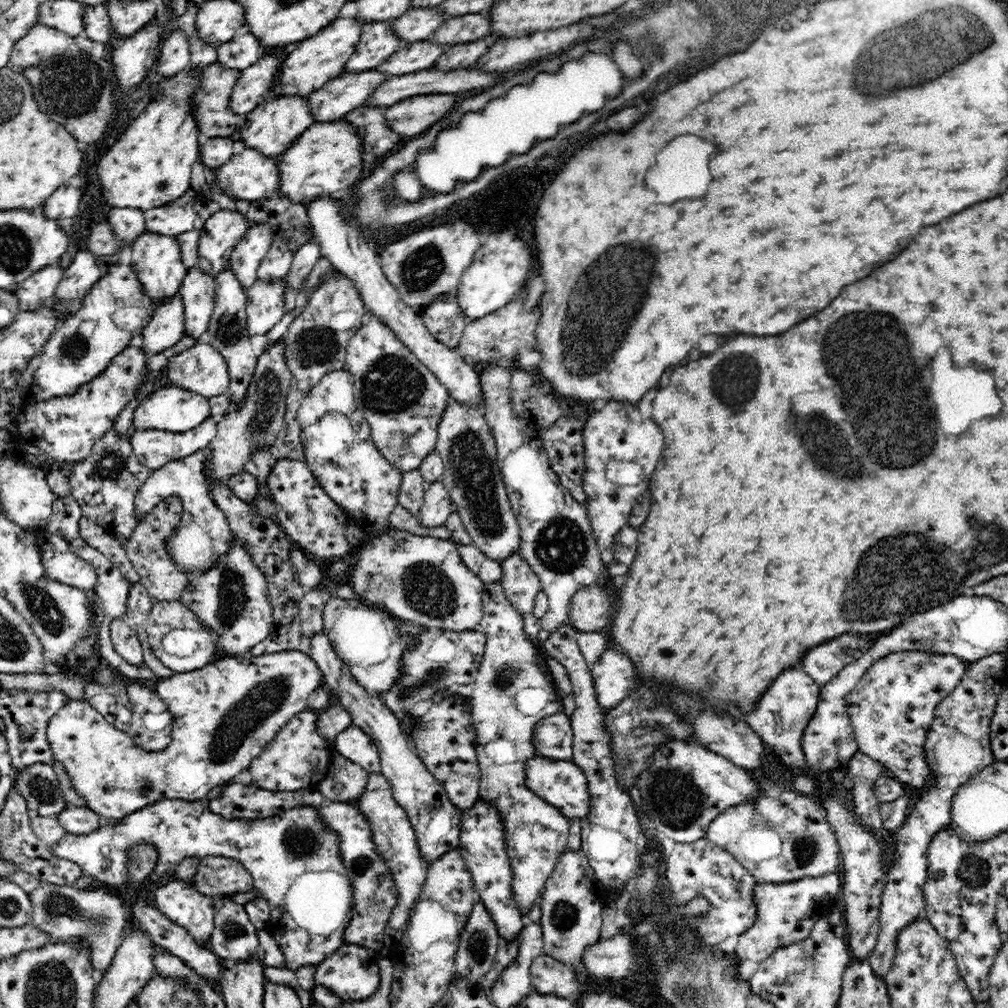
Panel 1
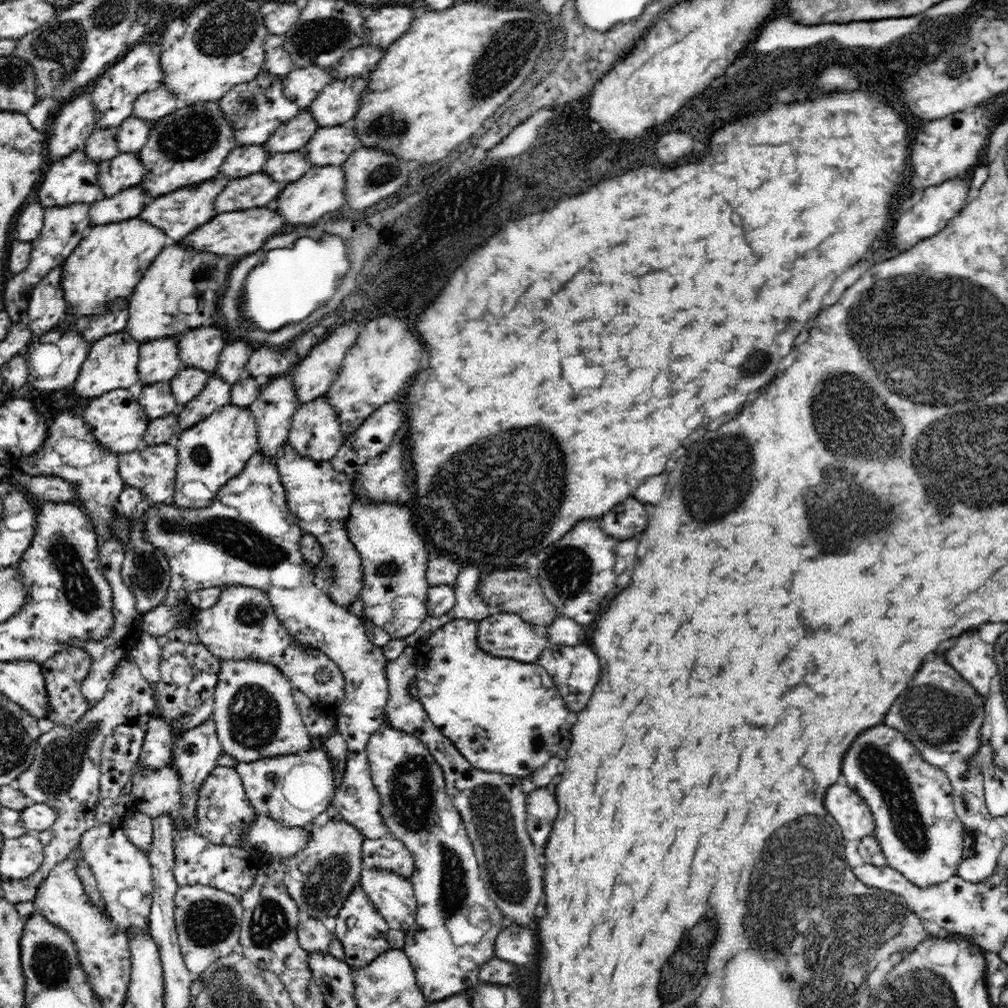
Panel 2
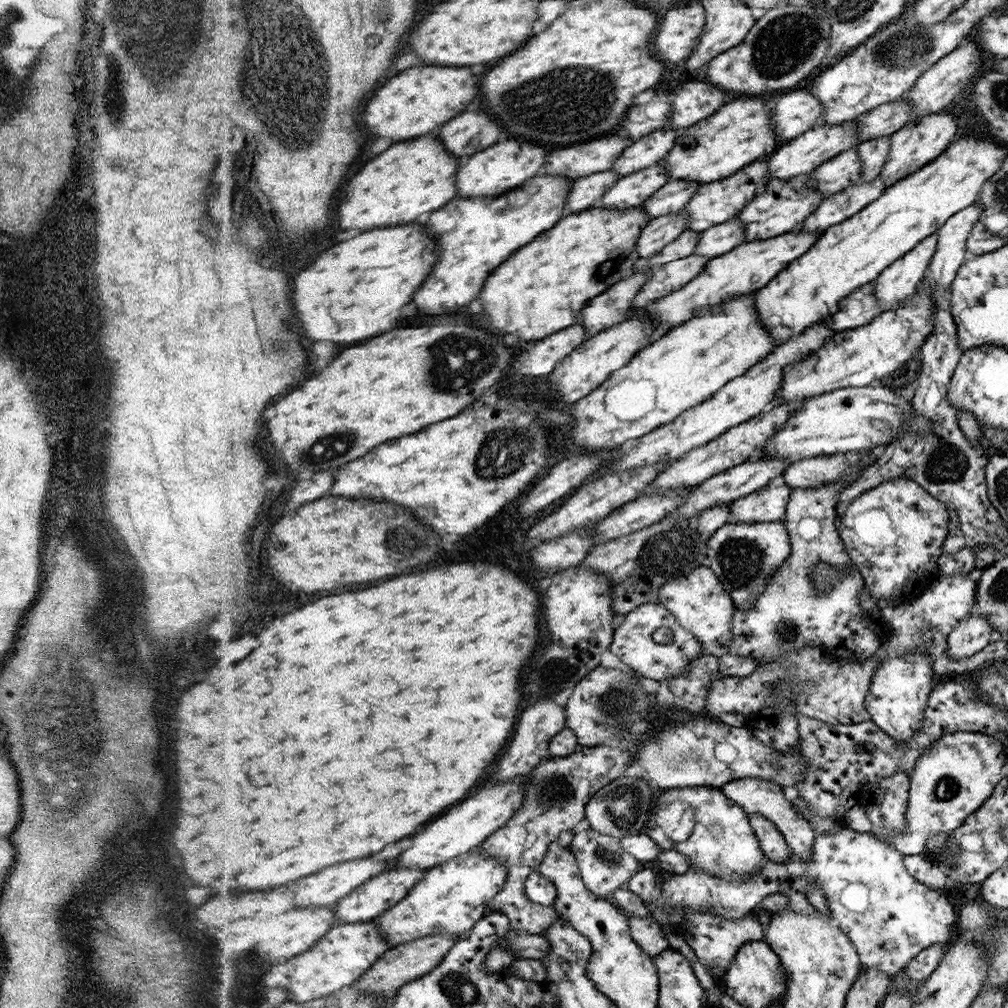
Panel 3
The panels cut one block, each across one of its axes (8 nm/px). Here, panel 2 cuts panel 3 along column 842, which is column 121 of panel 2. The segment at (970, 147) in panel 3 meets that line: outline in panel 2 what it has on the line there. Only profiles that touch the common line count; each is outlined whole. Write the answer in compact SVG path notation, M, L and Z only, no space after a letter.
M138 217L89 228L86 236L76 245L61 266L61 285L63 299L67 304L67 315L82 318L108 315L113 310L114 302L126 301L132 296L134 288L142 280L146 269L170 242L170 238L164 234L164 231Z

